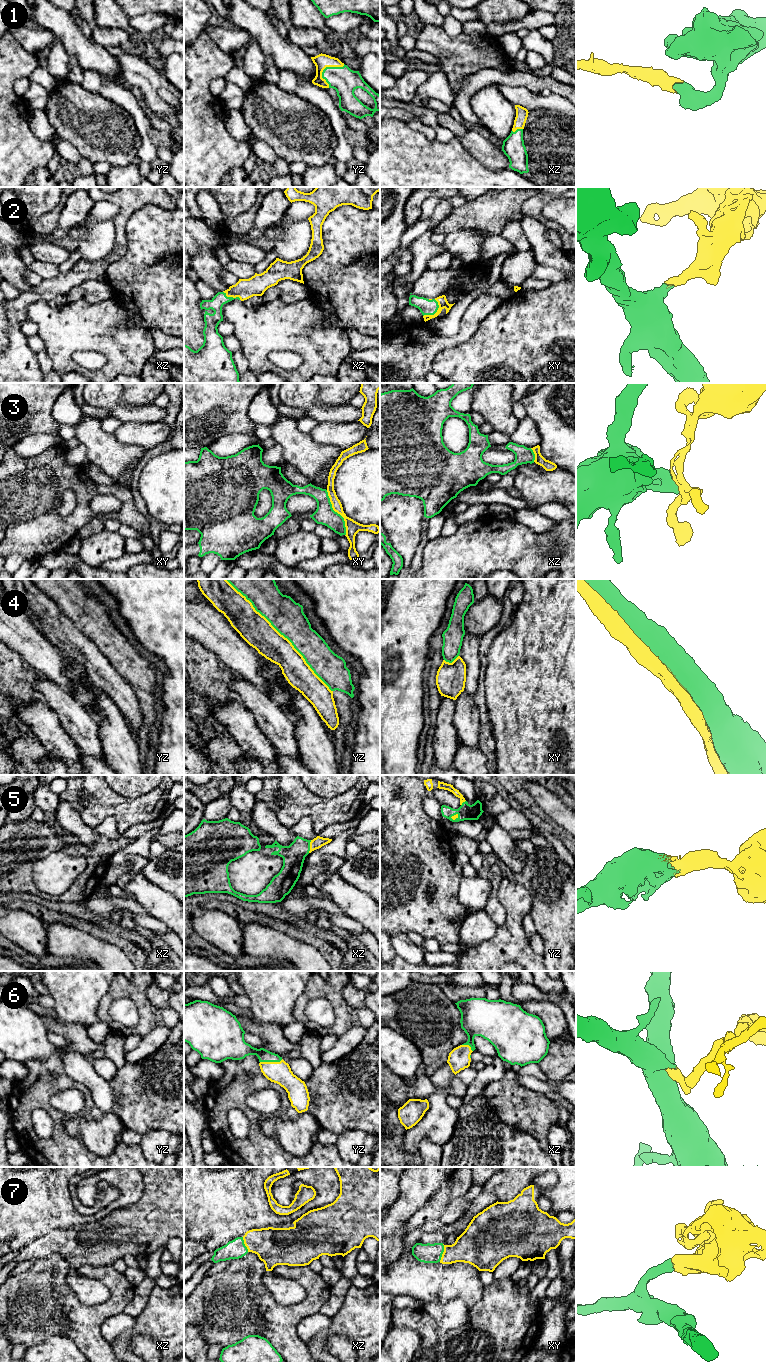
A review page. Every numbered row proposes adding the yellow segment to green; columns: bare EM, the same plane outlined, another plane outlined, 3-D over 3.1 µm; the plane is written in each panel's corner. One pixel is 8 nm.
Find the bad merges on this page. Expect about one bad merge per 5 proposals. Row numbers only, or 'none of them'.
3

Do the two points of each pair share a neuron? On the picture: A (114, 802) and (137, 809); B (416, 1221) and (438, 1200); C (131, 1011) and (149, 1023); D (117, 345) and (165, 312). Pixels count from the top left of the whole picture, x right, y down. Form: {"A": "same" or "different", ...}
{"A": "same", "B": "same", "C": "different", "D": "different"}

